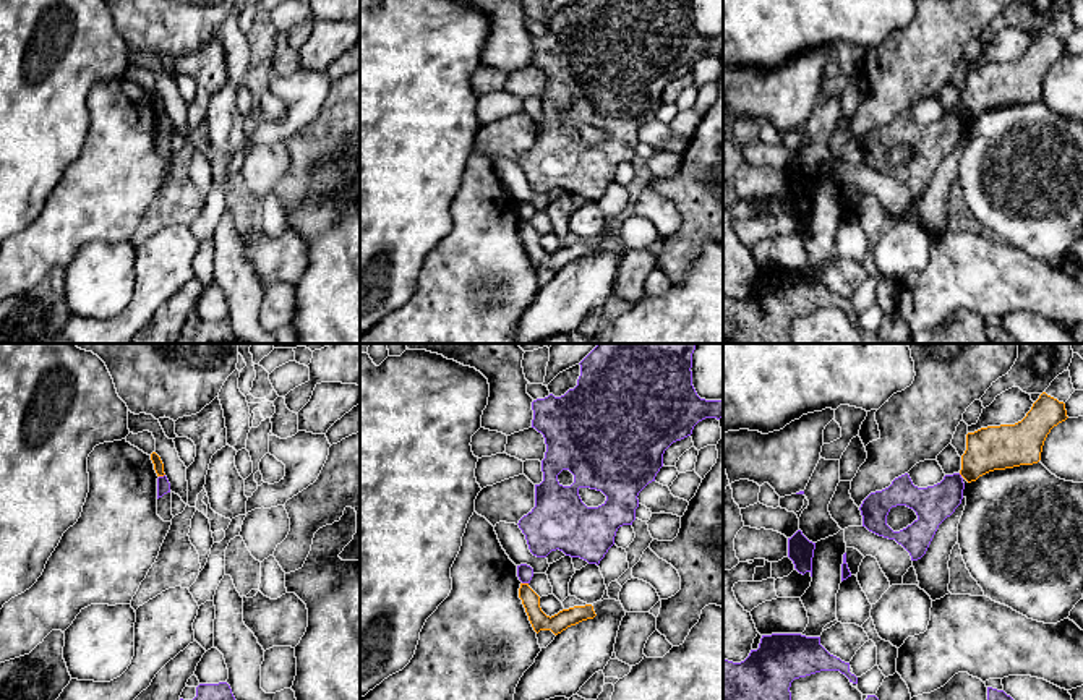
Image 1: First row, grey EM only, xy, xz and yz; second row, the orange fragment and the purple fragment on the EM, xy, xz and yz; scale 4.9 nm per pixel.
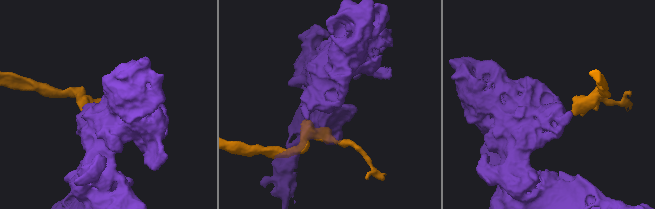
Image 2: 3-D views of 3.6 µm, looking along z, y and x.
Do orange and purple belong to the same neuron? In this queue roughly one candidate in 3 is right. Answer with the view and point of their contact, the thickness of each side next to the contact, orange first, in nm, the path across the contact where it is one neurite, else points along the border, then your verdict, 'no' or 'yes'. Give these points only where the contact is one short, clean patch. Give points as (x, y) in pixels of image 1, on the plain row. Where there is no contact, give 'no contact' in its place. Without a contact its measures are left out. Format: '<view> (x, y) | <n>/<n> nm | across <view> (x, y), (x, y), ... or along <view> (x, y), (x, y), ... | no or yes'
xy (161, 112) | 50/60 nm | along xy (164, 110), (159, 114) | no

